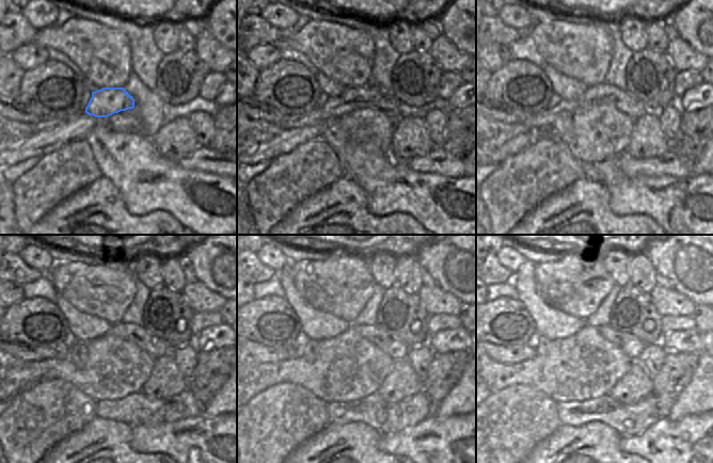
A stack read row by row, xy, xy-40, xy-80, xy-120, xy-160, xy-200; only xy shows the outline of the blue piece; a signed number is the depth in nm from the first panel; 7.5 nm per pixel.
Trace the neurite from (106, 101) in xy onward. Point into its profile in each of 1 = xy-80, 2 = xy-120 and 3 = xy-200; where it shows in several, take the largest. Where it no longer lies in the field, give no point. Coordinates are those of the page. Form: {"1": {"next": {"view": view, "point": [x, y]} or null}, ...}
{"1": {"next": {"view": "xy-80", "point": [603, 93]}}, "2": {"next": {"view": "xy-120", "point": [156, 347]}}, "3": {"next": {"view": "xy-200", "point": [632, 347]}}}

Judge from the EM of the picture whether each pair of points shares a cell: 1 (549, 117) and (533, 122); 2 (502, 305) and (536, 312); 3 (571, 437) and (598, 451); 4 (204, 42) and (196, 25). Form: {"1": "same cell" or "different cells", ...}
{"1": "same cell", "2": "different cells", "3": "same cell", "4": "different cells"}

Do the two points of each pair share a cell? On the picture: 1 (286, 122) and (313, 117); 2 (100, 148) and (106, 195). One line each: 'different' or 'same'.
1: same
2: different

